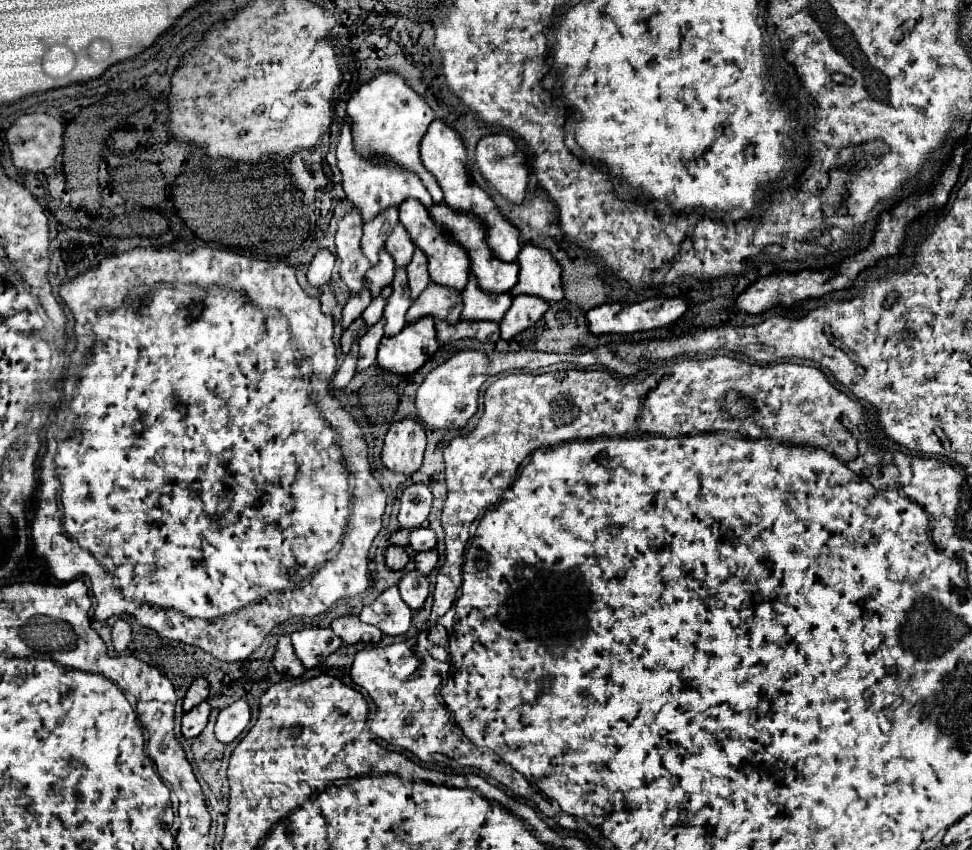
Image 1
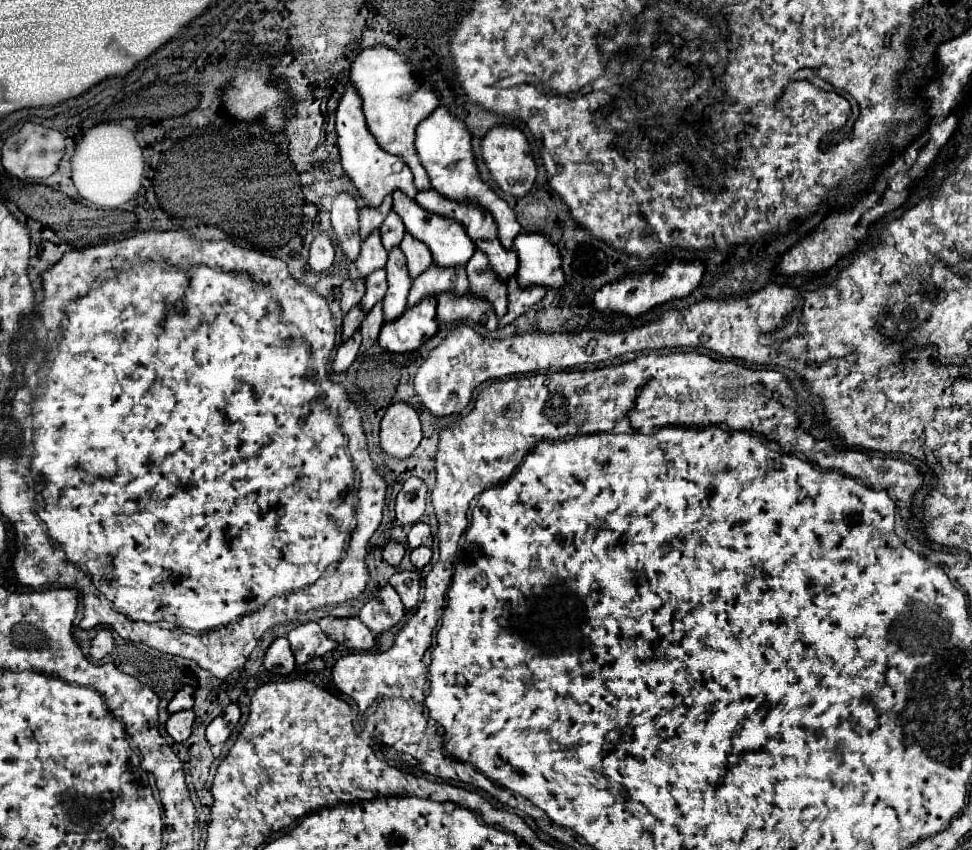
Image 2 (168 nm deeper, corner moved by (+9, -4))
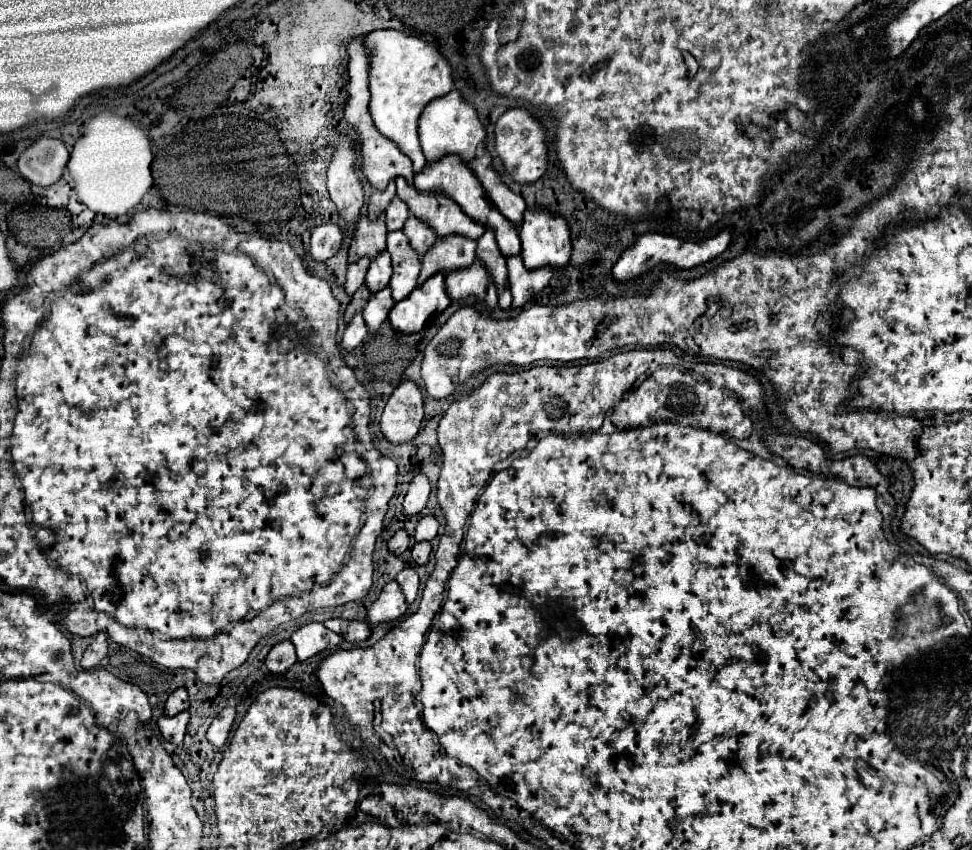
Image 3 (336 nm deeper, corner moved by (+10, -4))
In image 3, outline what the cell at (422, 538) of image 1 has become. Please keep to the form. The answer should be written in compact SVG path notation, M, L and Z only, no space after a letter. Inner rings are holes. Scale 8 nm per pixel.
M431 515L421 517L415 527L415 535L413 535L415 541L433 541L437 535L437 527L439 527L439 523L435 517L431 517Z

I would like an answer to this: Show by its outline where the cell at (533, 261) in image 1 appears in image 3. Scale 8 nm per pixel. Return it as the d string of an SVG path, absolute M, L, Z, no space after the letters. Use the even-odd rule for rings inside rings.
M535 209L535 211L525 211L523 223L519 227L519 237L521 237L521 259L527 269L539 269L539 267L565 267L571 255L571 237L569 237L569 227L565 219L553 217L545 209Z

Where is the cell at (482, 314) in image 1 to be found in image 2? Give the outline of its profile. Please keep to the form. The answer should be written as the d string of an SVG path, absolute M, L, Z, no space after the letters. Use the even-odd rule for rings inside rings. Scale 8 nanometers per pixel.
M478 249L472 255L472 259L466 263L466 271L470 279L470 291L480 291L480 295L488 295L488 301L494 305L496 315L502 317L508 309L506 281L498 279L496 273L492 273L484 251Z

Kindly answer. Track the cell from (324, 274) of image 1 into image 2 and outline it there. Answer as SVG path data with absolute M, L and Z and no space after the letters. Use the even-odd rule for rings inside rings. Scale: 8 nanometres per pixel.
M320 233L312 245L310 245L310 269L312 271L326 271L330 269L334 261L334 245L332 245L332 237L326 233Z

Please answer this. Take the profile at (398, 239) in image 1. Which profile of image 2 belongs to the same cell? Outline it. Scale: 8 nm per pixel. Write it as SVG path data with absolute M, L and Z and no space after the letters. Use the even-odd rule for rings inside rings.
M396 211L388 213L388 217L384 219L384 223L380 227L380 233L382 233L382 243L384 243L386 251L390 251L392 247L396 247L400 243L400 239L406 233L406 227L404 227L400 215L396 215Z

